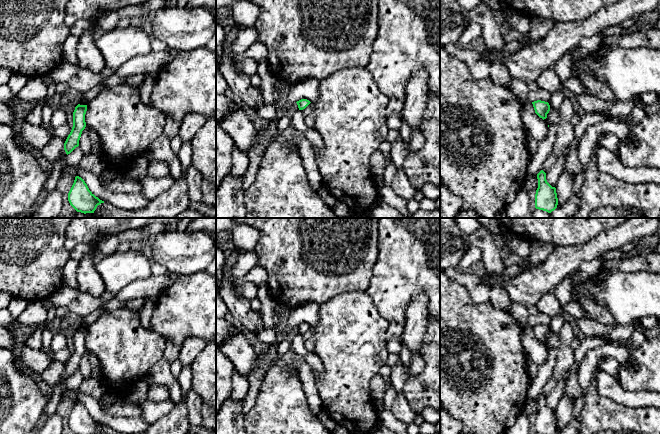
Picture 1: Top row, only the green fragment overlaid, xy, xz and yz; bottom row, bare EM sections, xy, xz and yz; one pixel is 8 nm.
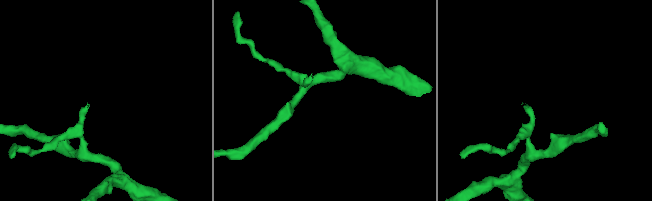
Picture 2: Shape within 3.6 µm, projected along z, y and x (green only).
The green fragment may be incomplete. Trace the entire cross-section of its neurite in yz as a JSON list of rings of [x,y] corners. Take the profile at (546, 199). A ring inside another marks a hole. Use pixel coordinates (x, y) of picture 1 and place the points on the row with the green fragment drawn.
[[[541,170],[537,174],[538,188],[535,194],[535,208],[551,213],[557,208],[558,198],[556,188],[546,180],[546,173]]]

